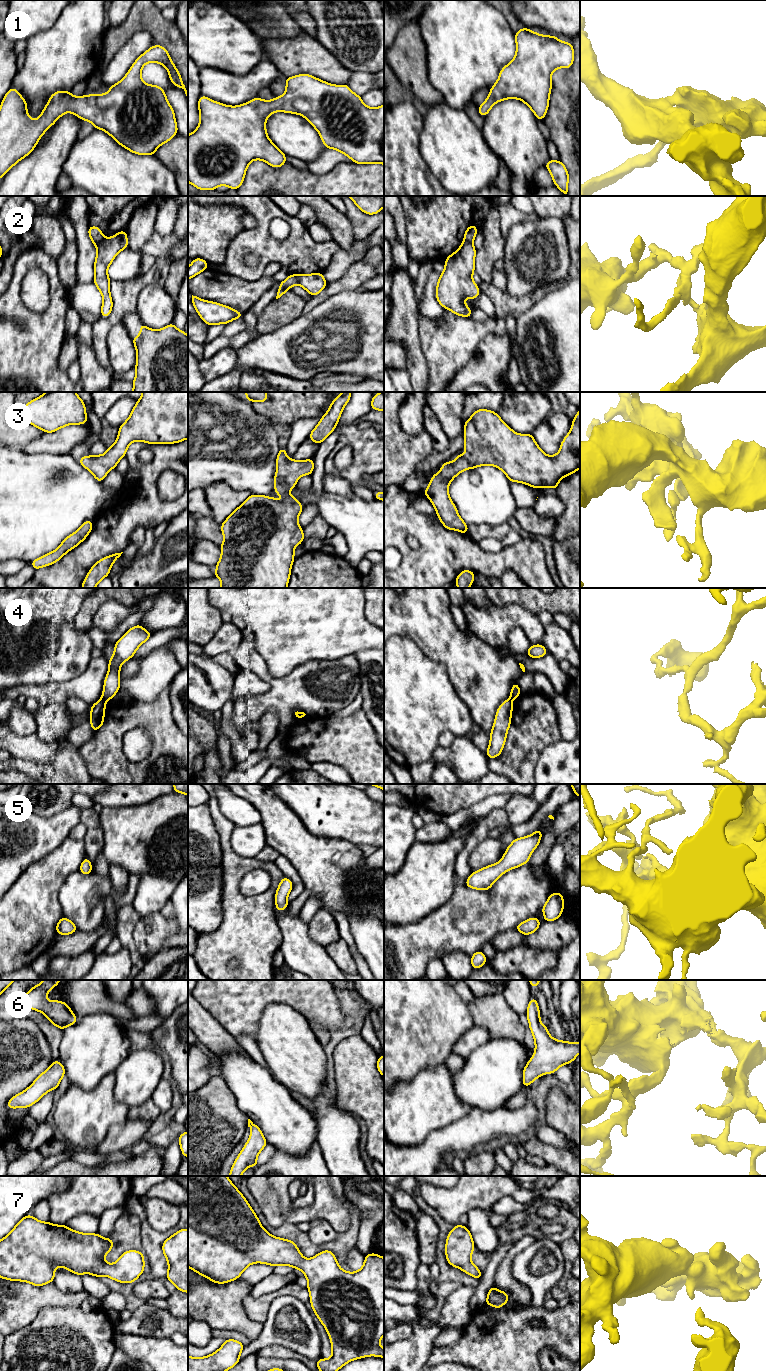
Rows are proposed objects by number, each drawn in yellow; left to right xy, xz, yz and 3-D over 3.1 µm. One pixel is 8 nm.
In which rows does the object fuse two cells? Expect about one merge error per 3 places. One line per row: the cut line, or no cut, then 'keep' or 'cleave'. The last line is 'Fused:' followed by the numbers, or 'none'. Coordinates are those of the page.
1: no cut; keep
2: cut in xz along (296, 275), (298, 283); cleave
3: no cut; keep
4: cut in xy along (101, 698), (105, 701); cleave
5: no cut; keep
6: no cut; keep
7: no cut; keep
Fused: 2, 4

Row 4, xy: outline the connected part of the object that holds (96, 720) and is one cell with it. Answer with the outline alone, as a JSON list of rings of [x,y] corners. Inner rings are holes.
[[[99,699],[90,707],[91,715],[89,723],[91,724],[94,733],[104,724],[105,708],[105,701],[102,699]]]

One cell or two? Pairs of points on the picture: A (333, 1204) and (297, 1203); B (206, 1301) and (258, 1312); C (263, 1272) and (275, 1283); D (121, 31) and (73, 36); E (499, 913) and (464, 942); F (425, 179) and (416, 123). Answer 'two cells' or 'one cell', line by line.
A: two cells
B: two cells
C: two cells
D: two cells
E: one cell
F: one cell

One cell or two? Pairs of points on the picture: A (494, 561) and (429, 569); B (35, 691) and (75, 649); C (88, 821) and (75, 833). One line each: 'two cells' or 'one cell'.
A: one cell
B: two cells
C: two cells

